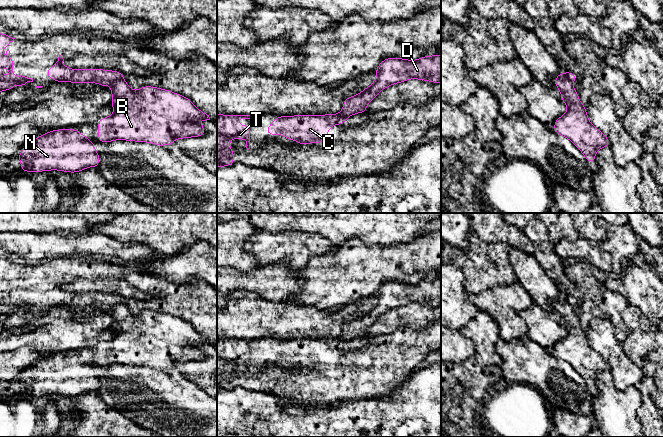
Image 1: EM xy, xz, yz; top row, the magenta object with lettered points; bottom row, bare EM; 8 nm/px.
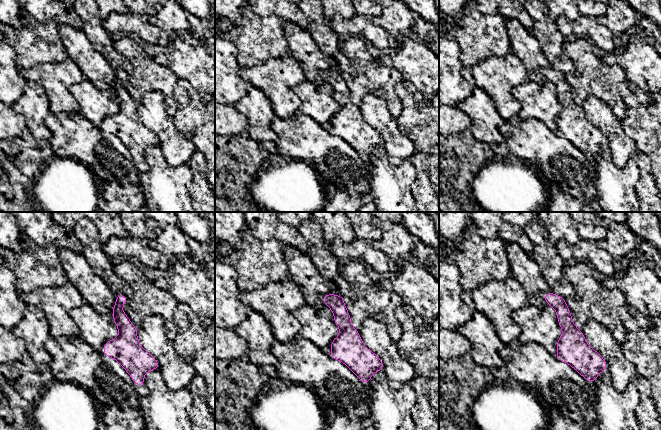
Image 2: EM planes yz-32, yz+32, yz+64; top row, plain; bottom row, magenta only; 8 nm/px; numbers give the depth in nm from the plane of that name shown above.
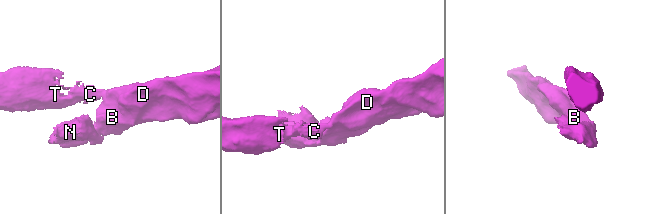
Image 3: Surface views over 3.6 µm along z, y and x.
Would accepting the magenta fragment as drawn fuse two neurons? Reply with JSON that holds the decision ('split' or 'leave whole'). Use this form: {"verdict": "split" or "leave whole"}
{"verdict": "split"}

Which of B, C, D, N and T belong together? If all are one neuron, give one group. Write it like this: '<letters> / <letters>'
B D N / C T

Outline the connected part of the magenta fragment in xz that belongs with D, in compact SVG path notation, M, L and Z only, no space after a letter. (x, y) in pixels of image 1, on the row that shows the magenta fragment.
M426 55L416 60L398 57L382 60L376 67L374 82L359 94L347 97L339 115L348 118L358 113L366 113L366 105L373 101L380 91L410 79L441 83L441 55Z

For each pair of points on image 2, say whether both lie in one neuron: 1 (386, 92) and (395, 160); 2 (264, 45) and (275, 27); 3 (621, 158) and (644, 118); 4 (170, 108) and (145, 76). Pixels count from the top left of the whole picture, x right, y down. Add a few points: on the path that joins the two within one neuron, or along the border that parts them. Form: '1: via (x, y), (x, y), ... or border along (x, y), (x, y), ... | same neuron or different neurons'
1: border along (368, 94), (379, 96), (396, 119) | different neurons
2: via (264, 41), (264, 38), (271, 31) | same neuron
3: border along (620, 121), (620, 126), (633, 140), (638, 150) | different neurons
4: via (169, 99), (168, 93), (154, 79) | same neuron

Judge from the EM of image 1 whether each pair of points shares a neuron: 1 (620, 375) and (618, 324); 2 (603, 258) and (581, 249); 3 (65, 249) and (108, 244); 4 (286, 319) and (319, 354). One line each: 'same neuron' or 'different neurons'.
1: different neurons
2: same neuron
3: same neuron
4: different neurons

